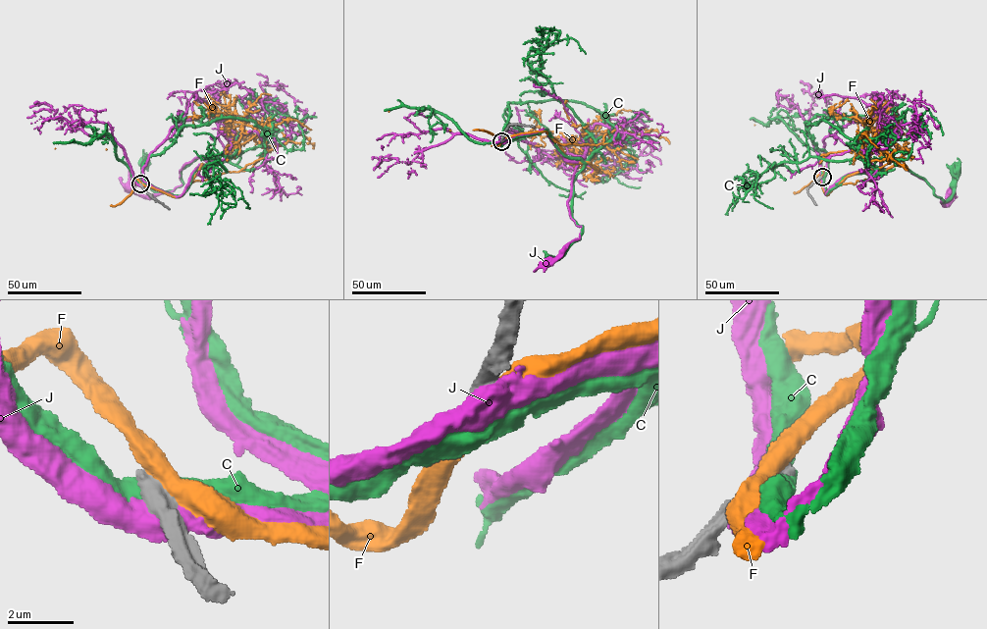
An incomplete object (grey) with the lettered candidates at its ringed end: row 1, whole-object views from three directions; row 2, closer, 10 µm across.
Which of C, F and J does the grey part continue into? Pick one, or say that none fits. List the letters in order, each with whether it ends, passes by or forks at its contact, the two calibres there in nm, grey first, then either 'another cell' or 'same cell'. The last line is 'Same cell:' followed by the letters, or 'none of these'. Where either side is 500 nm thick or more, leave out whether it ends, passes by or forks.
C: calibres 650 and 600 nm; another cell
F: calibres 700 and 500 nm; another cell
J: calibres 500 and 750 nm; another cell
Same cell: none of these

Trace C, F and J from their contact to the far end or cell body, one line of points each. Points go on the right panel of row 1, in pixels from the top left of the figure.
C: (821, 178), (828, 193), (848, 175), (876, 174), (900, 164), (922, 177), (943, 201), (955, 187), (955, 170)
F: (821, 178), (828, 194), (848, 177), (865, 170), (885, 171), (902, 154), (870, 123), (831, 113), (849, 101)
J: (820, 179), (827, 193), (849, 175), (903, 165), (932, 188), (944, 206), (950, 193)

